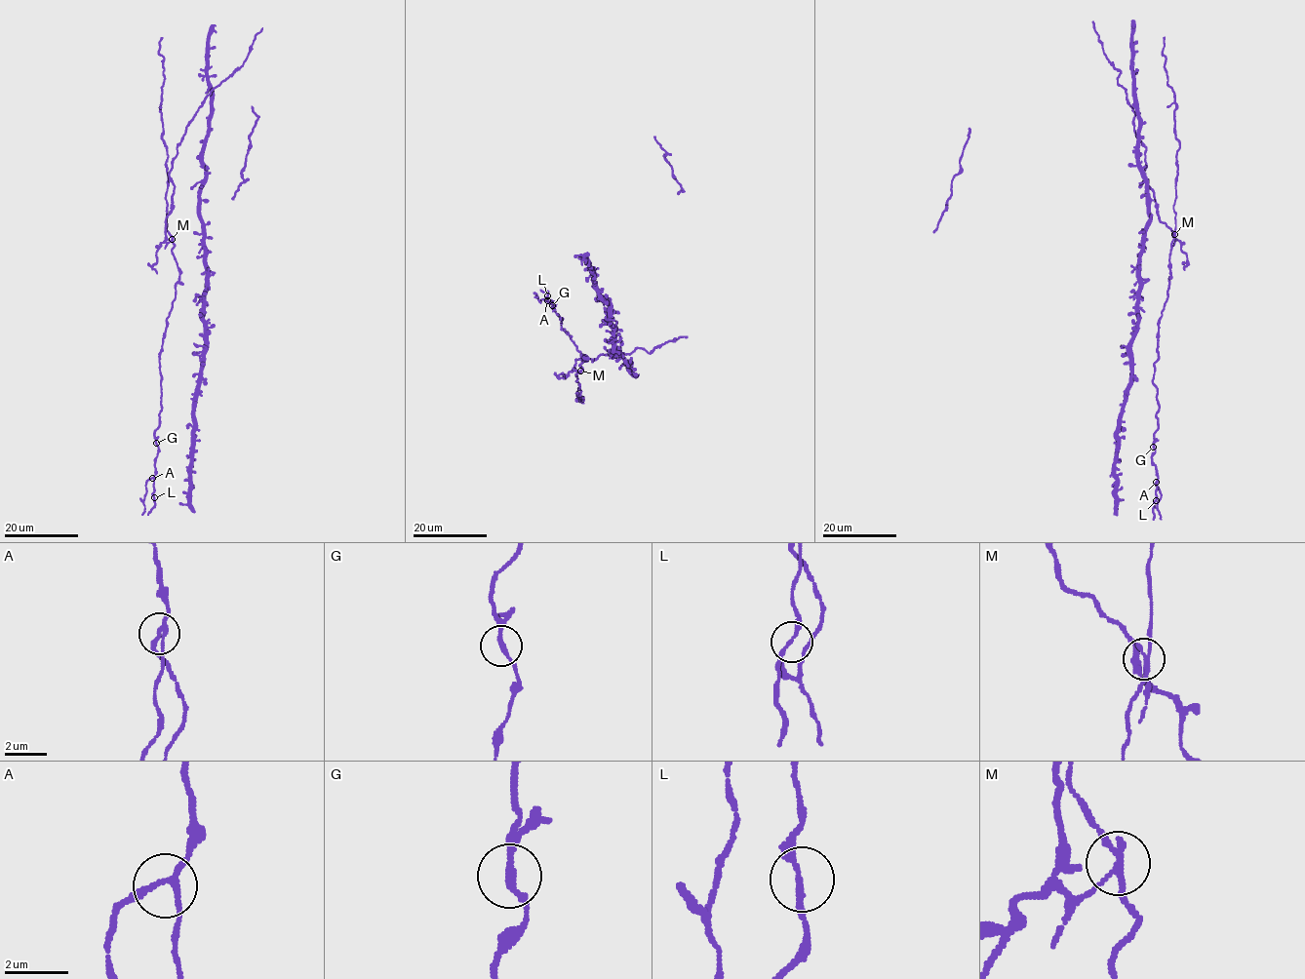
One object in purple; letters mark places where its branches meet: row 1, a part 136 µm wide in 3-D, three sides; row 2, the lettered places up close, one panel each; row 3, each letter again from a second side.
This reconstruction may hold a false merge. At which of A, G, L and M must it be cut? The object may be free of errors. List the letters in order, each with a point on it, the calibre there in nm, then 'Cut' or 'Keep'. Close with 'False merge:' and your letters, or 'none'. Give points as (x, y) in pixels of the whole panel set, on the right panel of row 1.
A: Place: (1156, 482). Thickness 170 nm. Keep
G: Place: (1153, 447). Thickness 150 nm. Keep
L: Place: (1156, 500). Thickness 170 nm. Keep
M: Place: (1174, 234). Thickness 170 nm. Cut
False merge: M

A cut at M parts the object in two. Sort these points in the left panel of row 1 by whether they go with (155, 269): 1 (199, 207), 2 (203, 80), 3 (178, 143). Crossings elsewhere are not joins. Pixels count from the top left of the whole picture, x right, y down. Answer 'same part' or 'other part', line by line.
1: other part
2: other part
3: same part

